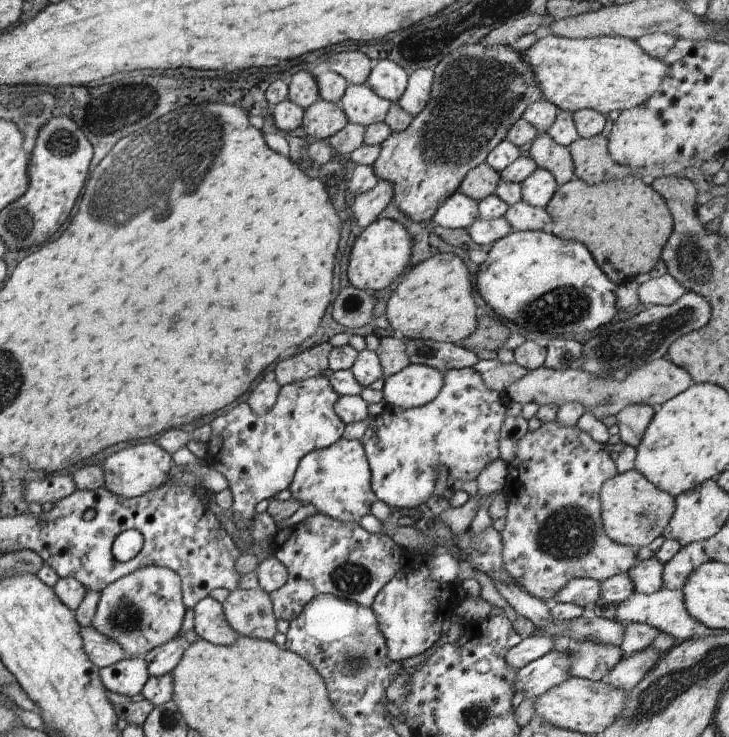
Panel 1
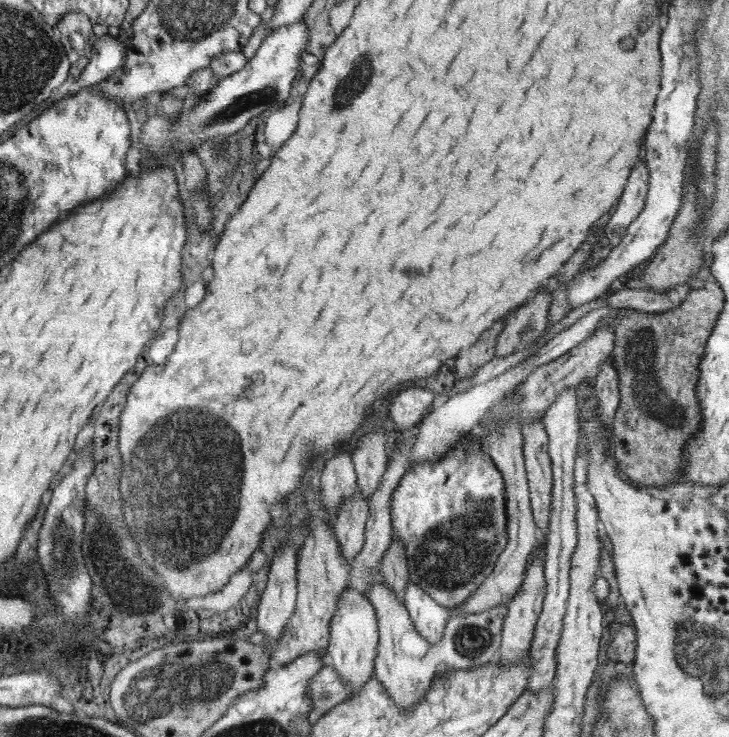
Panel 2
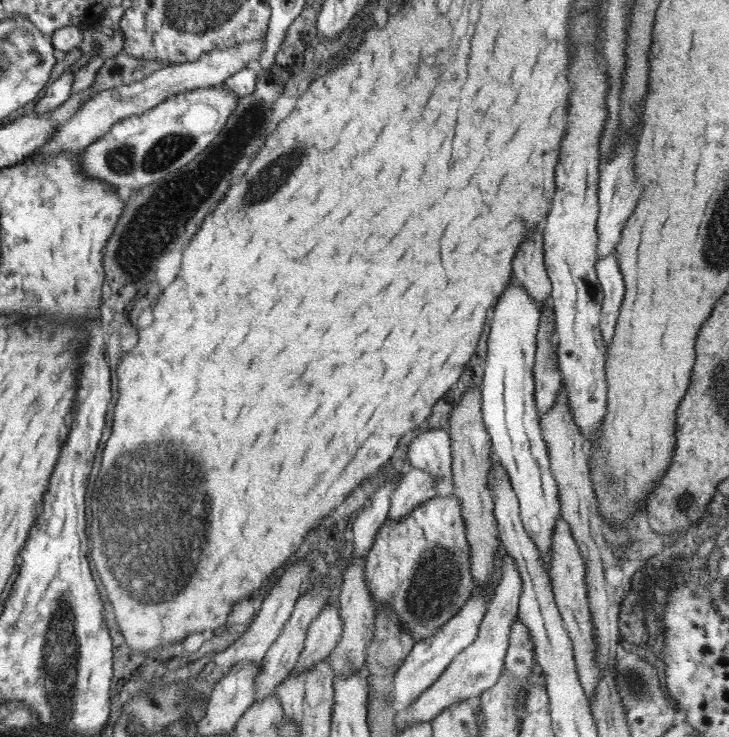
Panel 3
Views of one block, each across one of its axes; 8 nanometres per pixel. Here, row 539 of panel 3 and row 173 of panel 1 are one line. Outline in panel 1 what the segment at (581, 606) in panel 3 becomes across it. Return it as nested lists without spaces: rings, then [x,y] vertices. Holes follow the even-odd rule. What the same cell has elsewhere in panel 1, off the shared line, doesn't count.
[[[537,133],[533,142],[530,142],[529,156],[537,167],[544,168],[553,175],[558,186],[574,178],[568,147],[553,142],[547,133]]]

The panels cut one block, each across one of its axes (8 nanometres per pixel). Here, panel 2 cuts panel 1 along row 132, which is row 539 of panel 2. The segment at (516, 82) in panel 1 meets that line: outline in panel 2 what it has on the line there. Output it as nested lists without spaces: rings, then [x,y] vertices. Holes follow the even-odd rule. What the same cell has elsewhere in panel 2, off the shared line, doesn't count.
[[[469,432],[436,462],[411,464],[392,490],[388,509],[392,540],[403,544],[408,578],[446,609],[471,596],[507,544],[504,480]]]

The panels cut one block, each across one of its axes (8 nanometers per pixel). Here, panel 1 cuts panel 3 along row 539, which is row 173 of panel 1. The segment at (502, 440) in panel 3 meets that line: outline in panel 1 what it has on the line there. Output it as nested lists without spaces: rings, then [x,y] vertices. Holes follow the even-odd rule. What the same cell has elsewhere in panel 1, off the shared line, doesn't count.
[[[541,167],[535,168],[520,184],[522,200],[532,207],[541,208],[549,202],[558,187],[553,175]]]

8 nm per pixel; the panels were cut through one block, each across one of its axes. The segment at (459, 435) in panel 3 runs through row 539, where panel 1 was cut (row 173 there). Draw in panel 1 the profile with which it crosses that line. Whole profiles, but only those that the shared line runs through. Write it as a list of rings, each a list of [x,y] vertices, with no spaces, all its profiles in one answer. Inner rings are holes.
[[[483,162],[472,168],[464,176],[458,190],[461,190],[463,194],[478,201],[493,193],[500,180],[501,176],[499,176],[499,173],[489,168],[487,163]]]

